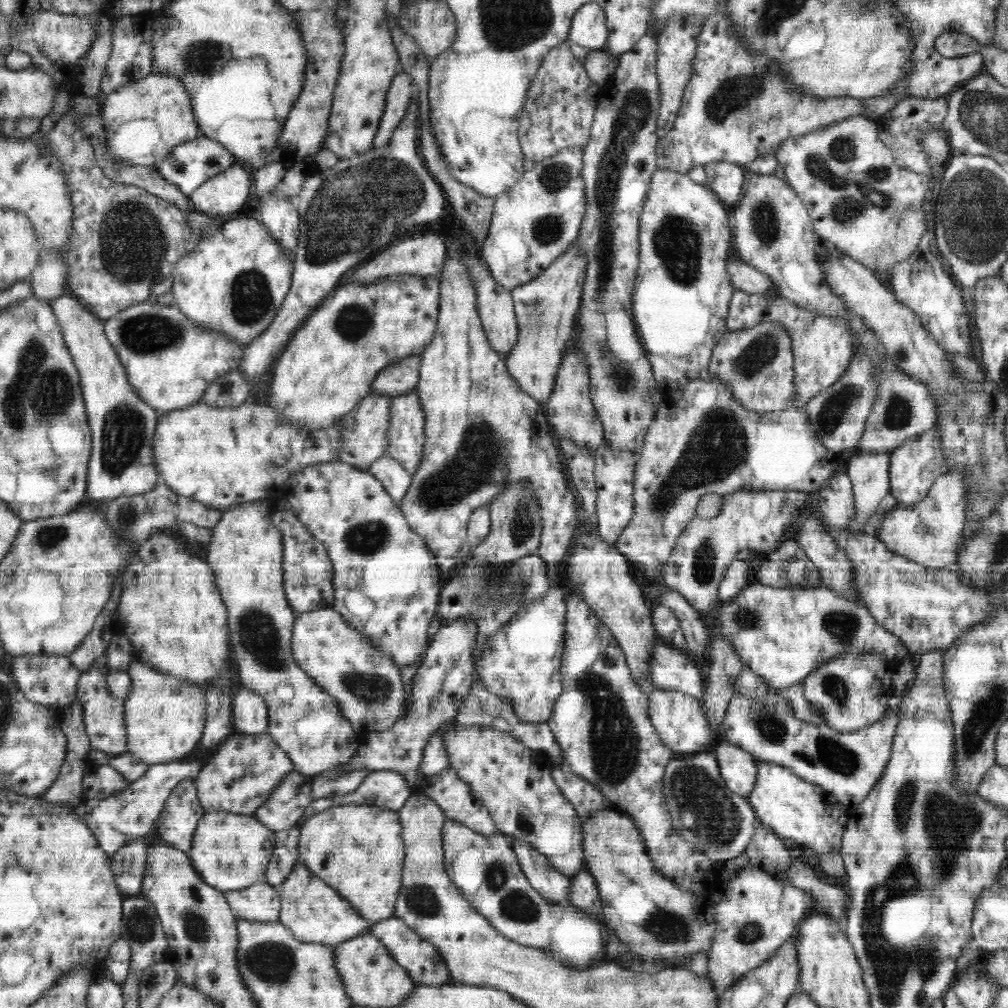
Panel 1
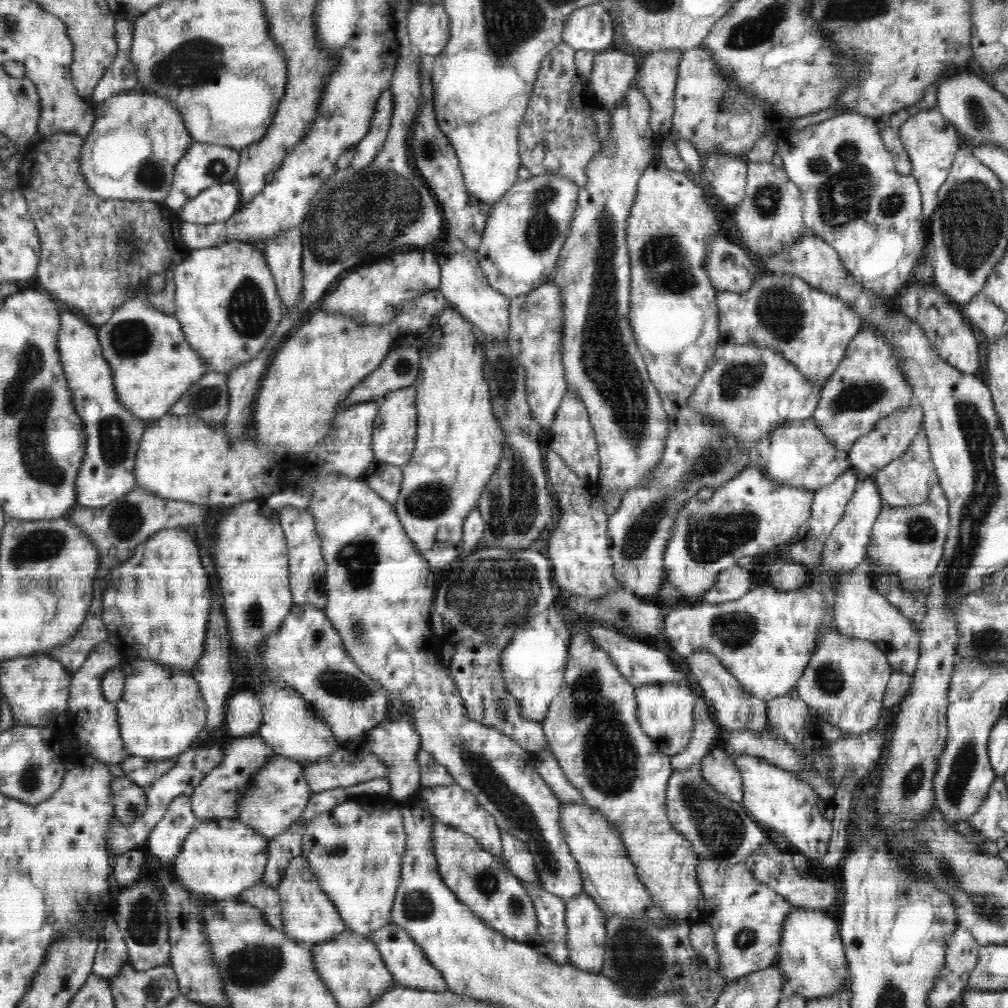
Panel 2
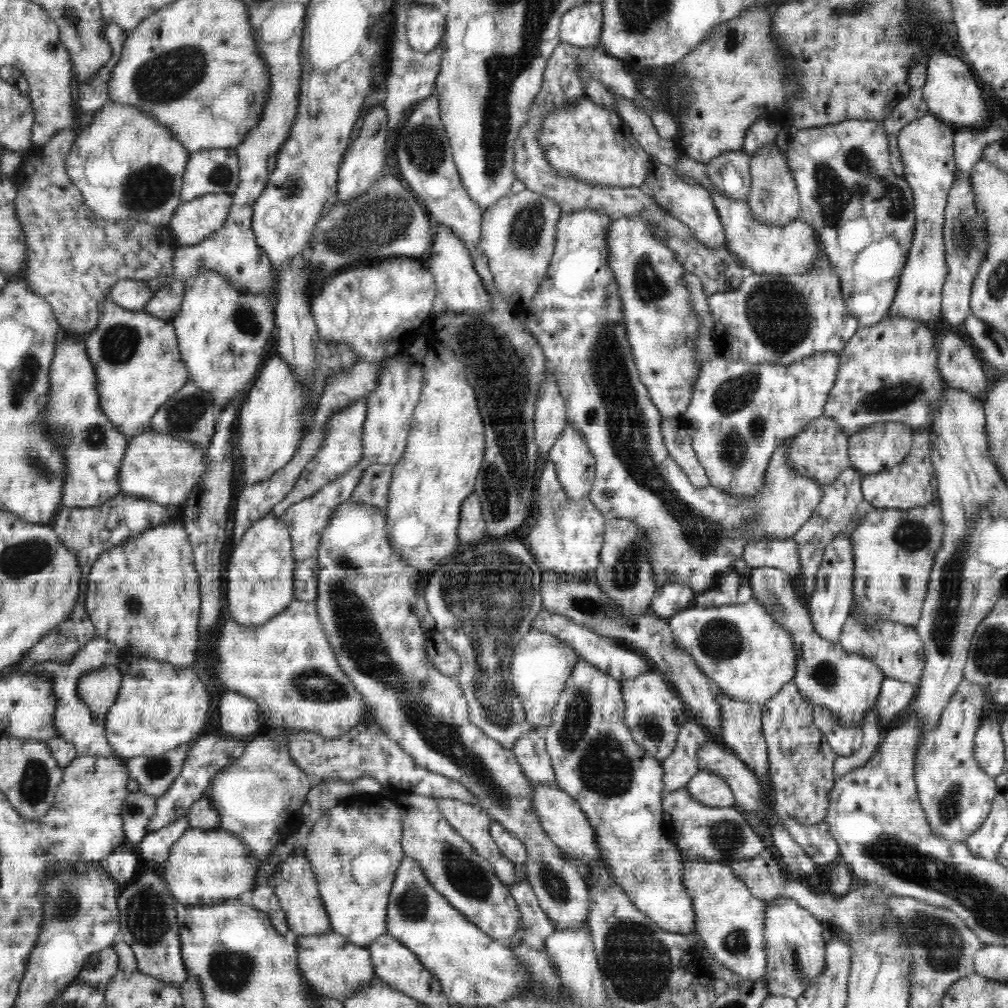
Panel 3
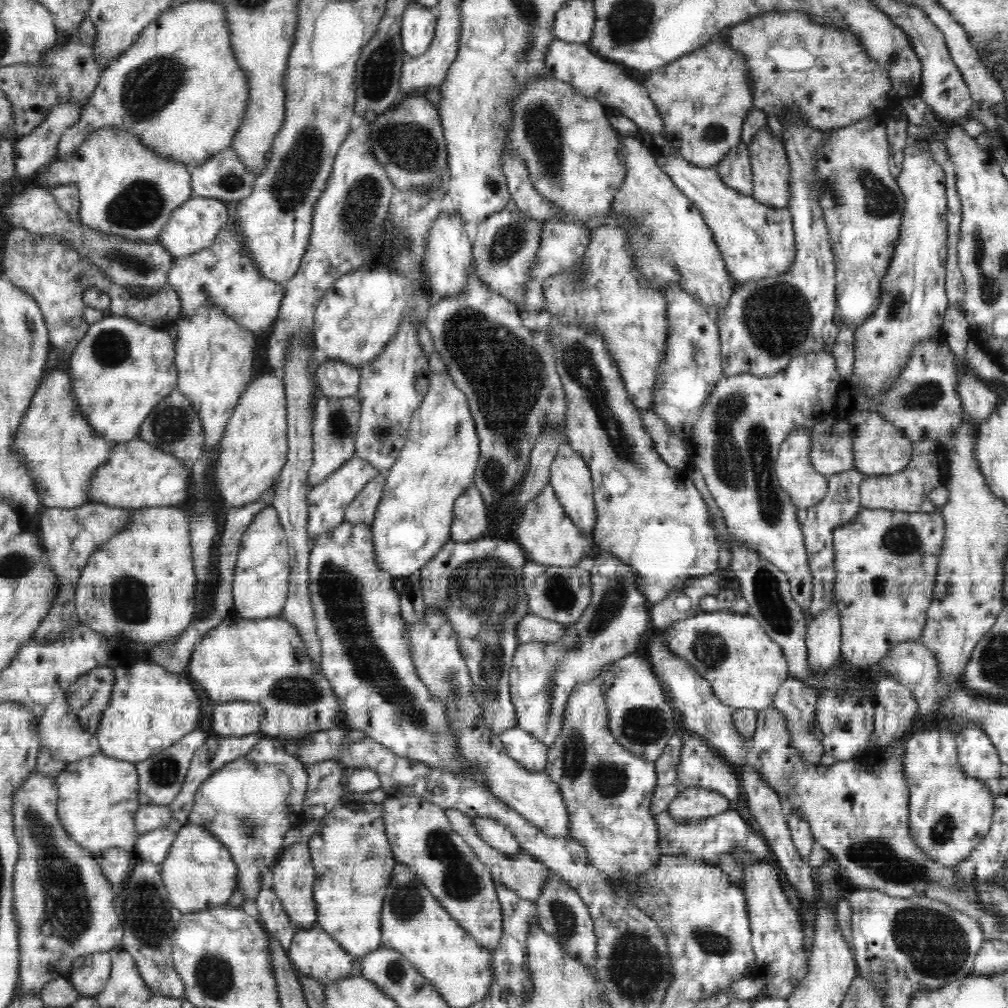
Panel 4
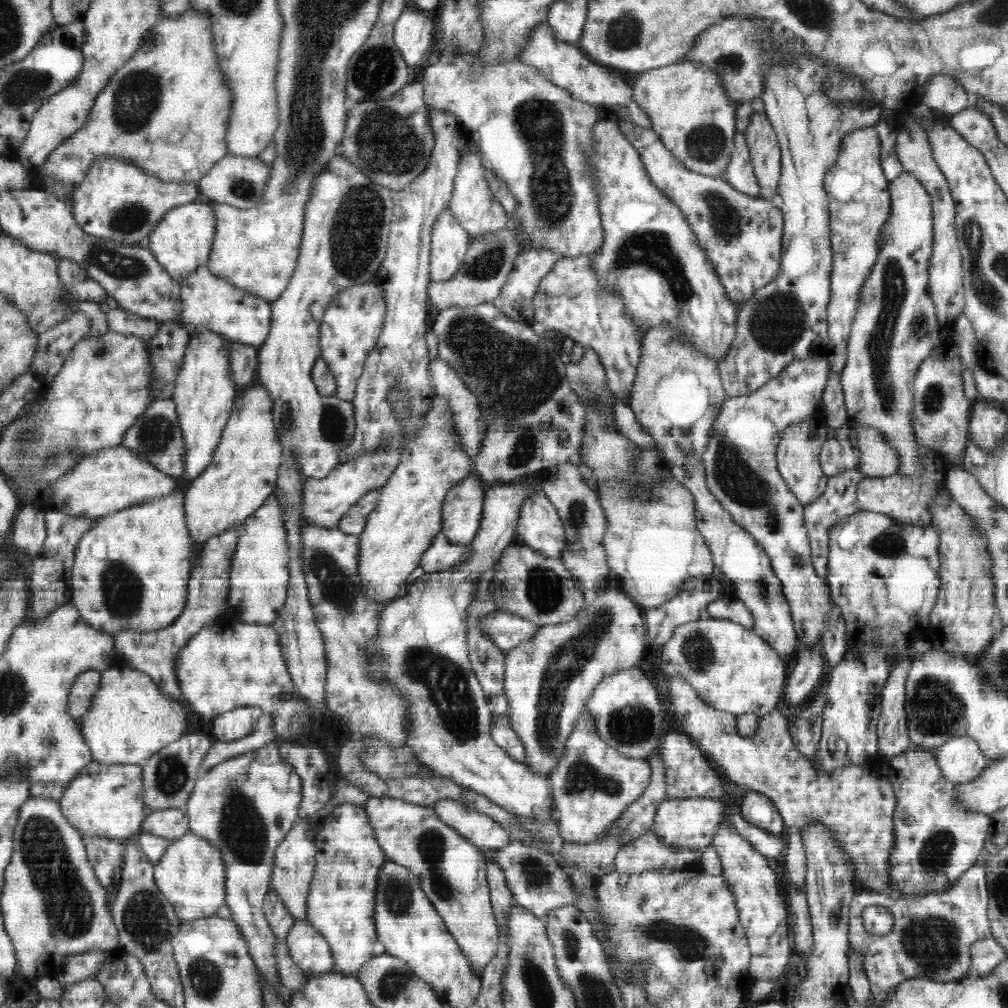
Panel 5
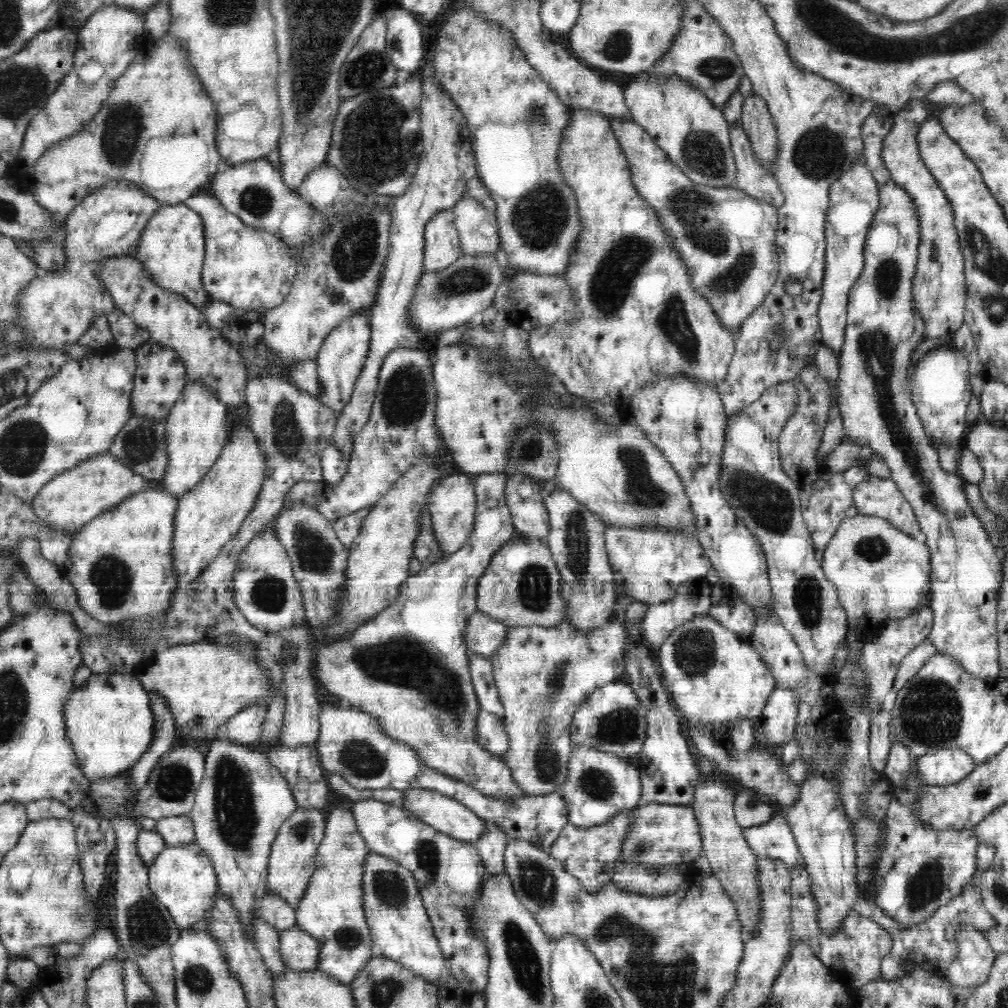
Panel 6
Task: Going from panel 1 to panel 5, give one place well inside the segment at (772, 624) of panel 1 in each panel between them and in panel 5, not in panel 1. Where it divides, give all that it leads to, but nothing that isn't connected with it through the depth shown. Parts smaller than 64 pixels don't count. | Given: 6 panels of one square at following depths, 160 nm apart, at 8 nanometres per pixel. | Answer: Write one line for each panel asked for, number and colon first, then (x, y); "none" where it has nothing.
2: (765, 639)
3: (739, 648)
4: (745, 668)
5: (733, 669)

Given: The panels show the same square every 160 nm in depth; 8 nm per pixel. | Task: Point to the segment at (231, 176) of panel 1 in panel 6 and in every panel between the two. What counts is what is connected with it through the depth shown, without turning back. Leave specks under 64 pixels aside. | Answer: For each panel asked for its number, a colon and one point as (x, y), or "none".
2: (216, 204)
3: (193, 221)
4: (193, 226)
5: (181, 242)
6: (171, 248)

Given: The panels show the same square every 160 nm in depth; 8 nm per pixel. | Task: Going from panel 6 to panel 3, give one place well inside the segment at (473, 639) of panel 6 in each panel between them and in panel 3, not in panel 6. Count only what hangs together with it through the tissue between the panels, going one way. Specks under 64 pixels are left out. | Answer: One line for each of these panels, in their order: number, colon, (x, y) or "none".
3: (616, 659)
4: (531, 627)
5: (505, 630)

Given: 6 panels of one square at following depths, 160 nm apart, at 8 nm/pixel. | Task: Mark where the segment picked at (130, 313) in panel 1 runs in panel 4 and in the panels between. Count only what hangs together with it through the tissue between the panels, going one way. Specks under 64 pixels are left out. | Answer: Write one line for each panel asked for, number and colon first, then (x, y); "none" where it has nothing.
2: (153, 365)
3: (136, 356)
4: (121, 370)

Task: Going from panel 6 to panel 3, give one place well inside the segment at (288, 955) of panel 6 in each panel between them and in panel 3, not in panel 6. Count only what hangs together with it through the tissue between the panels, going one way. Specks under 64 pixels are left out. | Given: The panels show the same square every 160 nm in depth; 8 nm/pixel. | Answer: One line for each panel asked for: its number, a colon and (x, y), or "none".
3: (336, 968)
4: (314, 953)
5: (311, 952)

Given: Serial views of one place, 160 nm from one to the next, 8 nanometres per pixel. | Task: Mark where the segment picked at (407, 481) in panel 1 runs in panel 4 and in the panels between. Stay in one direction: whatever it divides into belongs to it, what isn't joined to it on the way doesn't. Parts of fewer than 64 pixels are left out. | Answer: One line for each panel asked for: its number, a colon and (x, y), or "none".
2: (385, 479)
3: (374, 484)
4: (361, 510)

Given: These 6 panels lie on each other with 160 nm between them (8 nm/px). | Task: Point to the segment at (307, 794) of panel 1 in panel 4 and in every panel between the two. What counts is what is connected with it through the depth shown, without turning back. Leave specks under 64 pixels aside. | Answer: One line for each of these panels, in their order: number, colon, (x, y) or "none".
2: (277, 794)
3: (255, 796)
4: (248, 805)

